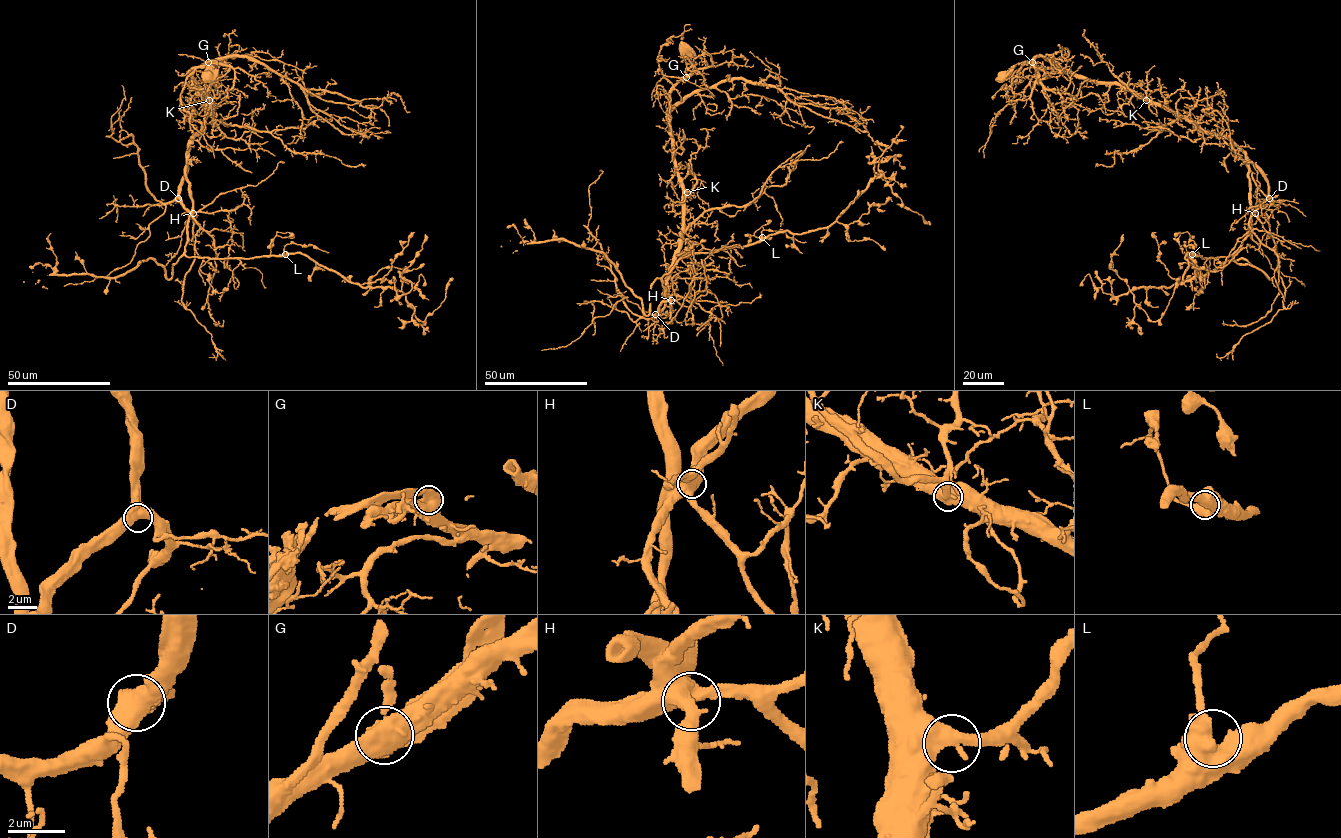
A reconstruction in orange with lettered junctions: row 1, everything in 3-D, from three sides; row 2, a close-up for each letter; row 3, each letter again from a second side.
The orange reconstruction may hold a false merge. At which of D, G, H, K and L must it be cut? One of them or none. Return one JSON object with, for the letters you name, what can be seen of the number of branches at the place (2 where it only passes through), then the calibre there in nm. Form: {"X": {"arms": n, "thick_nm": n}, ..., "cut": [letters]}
{"G": {"arms": 2, "thick_nm": 700}, "cut": ["G"]}

